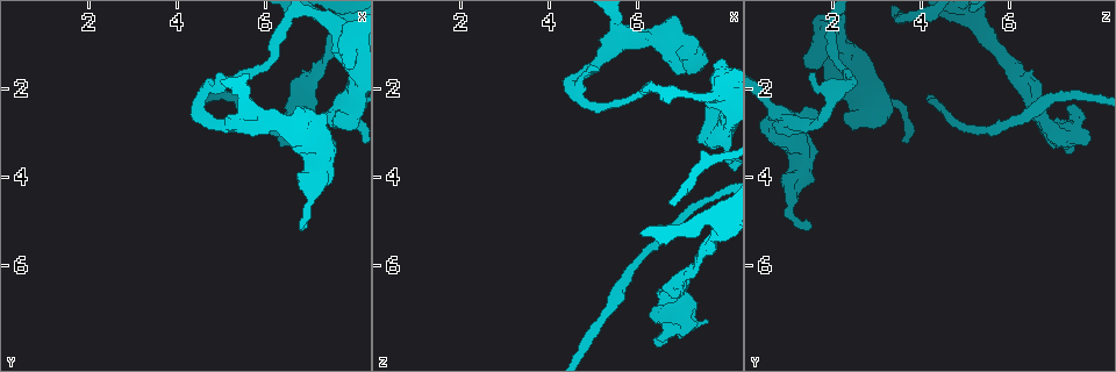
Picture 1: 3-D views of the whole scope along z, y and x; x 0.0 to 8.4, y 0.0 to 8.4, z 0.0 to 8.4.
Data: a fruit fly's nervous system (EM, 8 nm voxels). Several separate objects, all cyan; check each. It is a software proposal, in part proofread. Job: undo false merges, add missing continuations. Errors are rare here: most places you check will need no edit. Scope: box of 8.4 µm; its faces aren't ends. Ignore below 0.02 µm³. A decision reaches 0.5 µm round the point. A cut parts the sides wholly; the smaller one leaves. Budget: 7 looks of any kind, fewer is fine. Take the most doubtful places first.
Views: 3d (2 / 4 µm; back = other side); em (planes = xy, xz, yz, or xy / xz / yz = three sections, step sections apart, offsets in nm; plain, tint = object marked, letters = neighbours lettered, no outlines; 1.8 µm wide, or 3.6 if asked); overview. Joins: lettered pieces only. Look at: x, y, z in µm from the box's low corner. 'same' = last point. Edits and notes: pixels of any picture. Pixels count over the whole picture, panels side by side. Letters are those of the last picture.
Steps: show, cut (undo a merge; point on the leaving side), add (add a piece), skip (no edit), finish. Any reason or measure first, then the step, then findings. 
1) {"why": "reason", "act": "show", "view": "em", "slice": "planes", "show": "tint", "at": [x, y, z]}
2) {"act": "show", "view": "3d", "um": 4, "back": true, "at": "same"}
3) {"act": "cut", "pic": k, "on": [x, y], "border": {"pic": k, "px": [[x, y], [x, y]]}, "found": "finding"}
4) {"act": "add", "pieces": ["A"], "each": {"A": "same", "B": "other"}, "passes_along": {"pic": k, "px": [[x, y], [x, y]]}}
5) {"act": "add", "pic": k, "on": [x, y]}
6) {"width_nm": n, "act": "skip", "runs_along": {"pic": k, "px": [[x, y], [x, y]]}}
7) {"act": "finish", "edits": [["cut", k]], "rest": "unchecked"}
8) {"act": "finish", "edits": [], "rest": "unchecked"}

{"why": "arms part here", "act": "show", "view": "em", "slice": "planes", "show": "tint", "at": [4.70, 2.00, 2.15]}

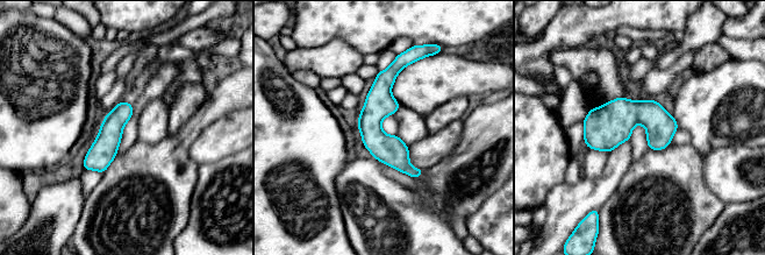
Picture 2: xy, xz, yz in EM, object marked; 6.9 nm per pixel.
{"why": "see the neighbours", "act": "show", "view": "em", "slice": "planes", "show": "letters", "at": "same"}

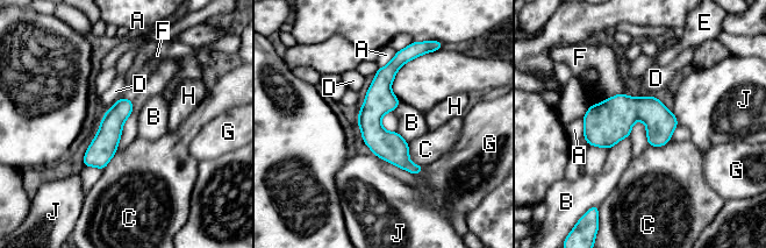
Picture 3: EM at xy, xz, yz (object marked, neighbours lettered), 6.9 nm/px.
{"width_nm": 170, "act": "skip", "each": {"A": "other", "B": "other", "C": "other", "D": "other", "E": "other", "F": "other", "G": "other", "H": "other", "J": "other"}, "border": {"pic": 3, "px": [[629, 136], [617, 141], [608, 149]]}, "found": "continuous, no second neuron"}

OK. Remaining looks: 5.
{"why": "looks like a crossing", "act": "show", "view": "3d", "um": 4, "back": true, "at": [7.85, 1.00, 2.15]}

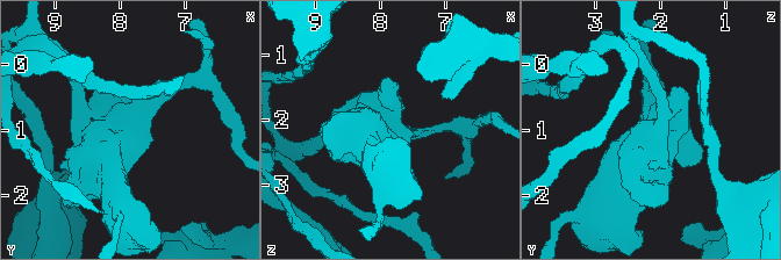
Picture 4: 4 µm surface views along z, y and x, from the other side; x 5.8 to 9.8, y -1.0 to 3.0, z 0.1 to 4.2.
{"arms": 4, "why": "need the tissue", "act": "show", "view": "em", "slice": "yz", "step": 4, "show": "tint", "at": [7.85, 1.05, 2.20]}

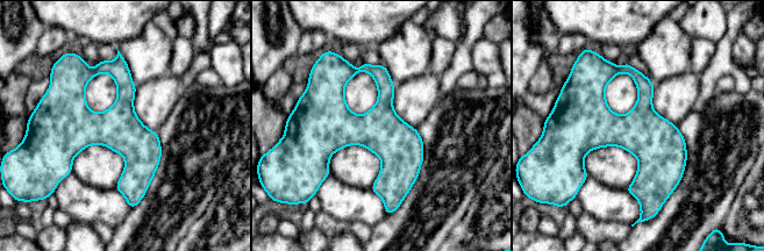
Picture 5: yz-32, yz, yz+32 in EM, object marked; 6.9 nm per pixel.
{"act": "show", "view": "em", "slice": "planes", "show": "letters", "at": "same"}

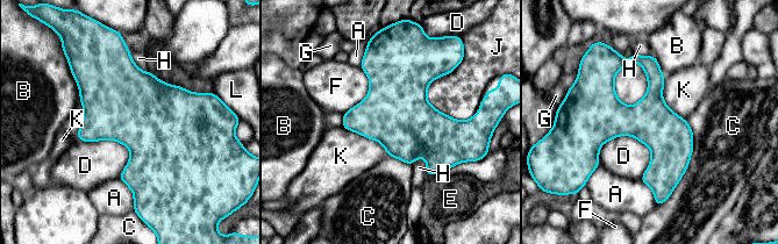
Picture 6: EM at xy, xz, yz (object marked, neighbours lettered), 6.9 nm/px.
{"act": "skip", "each": {"A": "other", "B": "other", "C": "other", "D": "other", "E": "other", "F": "other", "G": "other", "H": "other", "J": "other", "K": "other", "L": "other"}, "border": {"pic": 6, "px": [[600, 145], [641, 141], [641, 179]]}, "found": "continuous, no second neuron"}

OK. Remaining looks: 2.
{"why": "branch stops here", "act": "show", "view": "em", "slice": "xy", "step": 8, "show": "tint", "at": [6.85, 5.10, 1.50]}

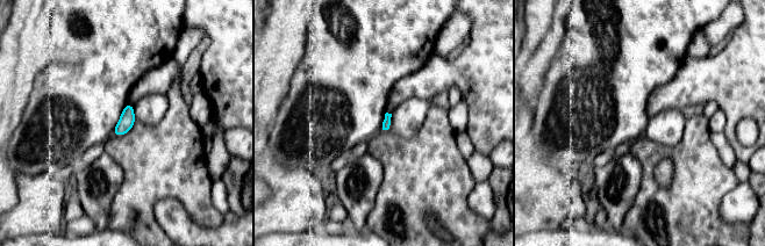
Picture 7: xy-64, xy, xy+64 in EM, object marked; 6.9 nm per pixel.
{"why": "another direction", "act": "show", "view": "em", "slice": "planes", "show": "letters", "at": "same"}

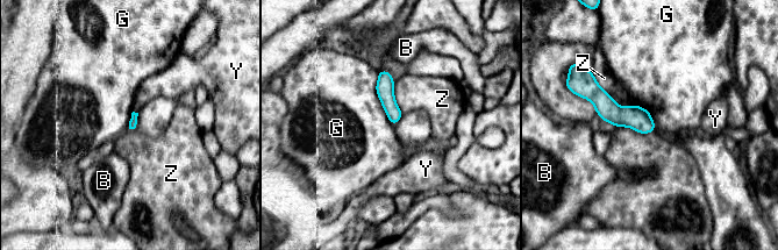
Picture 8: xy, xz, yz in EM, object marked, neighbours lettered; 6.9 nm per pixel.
{"act": "skip", "each": {"B": "other", "G": "other", "Y": "other", "Z": "other"}, "border": {"pic": 8, "px": [[377, 72], [376, 93], [393, 126]]}, "found": "none of them fits"}

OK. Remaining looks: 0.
{"act": "finish", "edits": [], "rest": "unchecked"}

